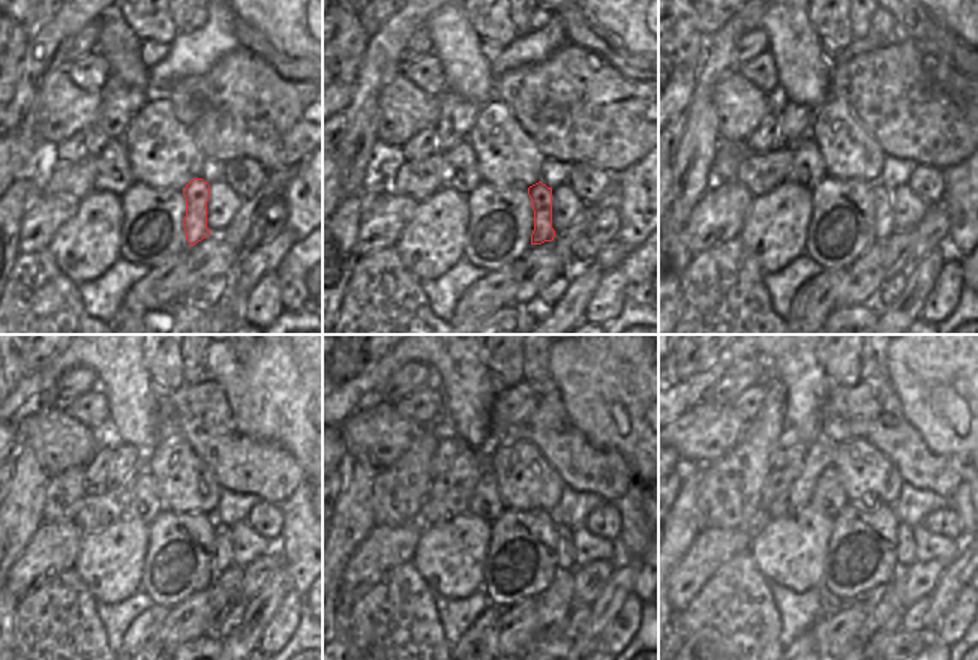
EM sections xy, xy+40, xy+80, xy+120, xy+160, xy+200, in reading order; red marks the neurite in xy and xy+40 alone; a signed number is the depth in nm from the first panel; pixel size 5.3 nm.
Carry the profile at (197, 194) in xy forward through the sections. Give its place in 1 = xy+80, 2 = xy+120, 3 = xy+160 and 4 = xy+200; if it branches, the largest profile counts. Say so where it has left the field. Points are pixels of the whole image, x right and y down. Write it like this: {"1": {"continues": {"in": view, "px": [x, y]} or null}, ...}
{"1": {"continues": {"in": "xy+80", "px": [881, 195]}}, "2": {"continues": {"in": "xy+120", "px": [225, 554]}}, "3": {"continues": {"in": "xy+160", "px": [564, 549]}}, "4": {"continues": {"in": "xy+200", "px": [905, 542]}}}

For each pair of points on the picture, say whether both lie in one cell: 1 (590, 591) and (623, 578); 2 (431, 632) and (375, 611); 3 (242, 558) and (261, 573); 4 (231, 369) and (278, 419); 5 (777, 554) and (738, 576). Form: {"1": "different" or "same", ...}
{"1": "different", "2": "same", "3": "different", "4": "same", "5": "different"}

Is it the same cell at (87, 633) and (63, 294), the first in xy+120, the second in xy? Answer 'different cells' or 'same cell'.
same cell

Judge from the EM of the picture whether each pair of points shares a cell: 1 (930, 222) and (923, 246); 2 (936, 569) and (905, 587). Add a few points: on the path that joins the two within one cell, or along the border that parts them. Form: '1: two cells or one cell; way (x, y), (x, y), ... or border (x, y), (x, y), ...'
1: one cell; way (930, 228), (926, 240)
2: one cell; way (929, 573), (912, 584)

